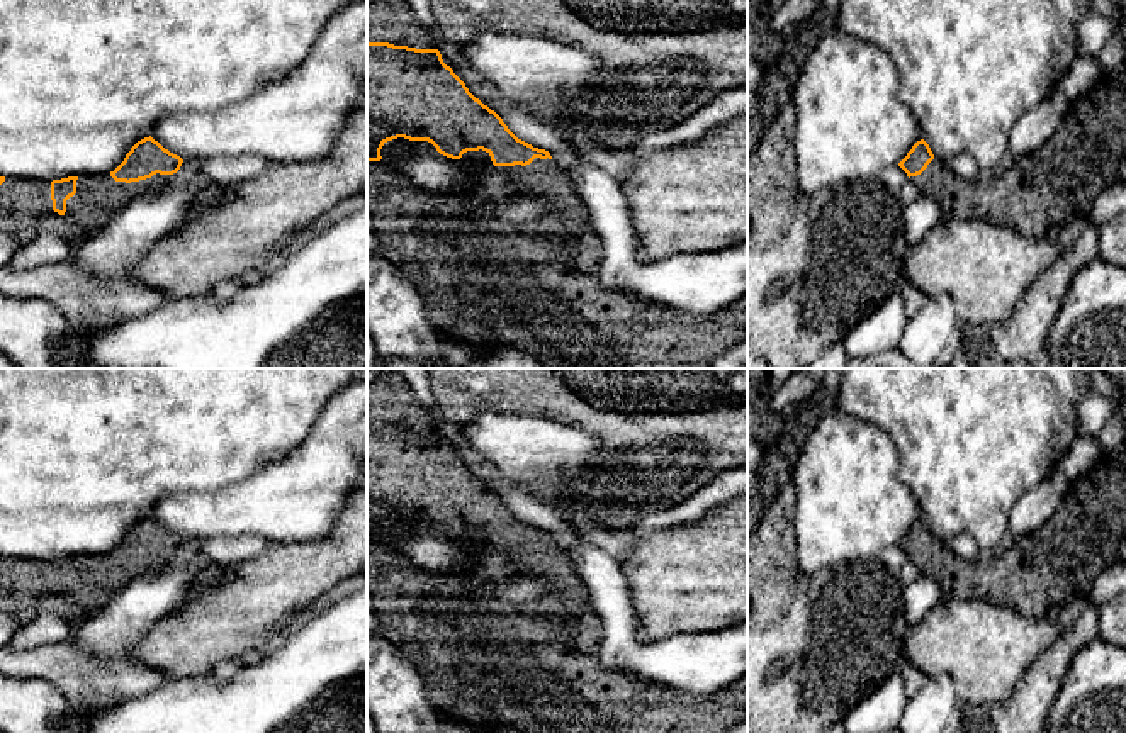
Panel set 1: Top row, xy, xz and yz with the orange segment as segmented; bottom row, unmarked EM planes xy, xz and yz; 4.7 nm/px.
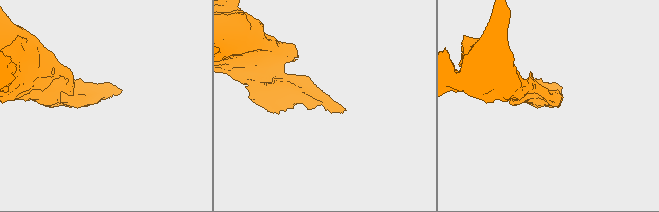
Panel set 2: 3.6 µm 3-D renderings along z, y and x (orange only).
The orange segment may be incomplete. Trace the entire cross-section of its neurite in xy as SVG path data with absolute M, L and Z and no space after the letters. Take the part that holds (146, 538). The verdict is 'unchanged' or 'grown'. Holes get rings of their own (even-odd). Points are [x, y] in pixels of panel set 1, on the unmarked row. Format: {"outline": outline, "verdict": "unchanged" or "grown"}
{"outline": "M149 516L138 521L124 541L110 553L68 557L53 562L0 557L0 607L5 611L24 611L36 599L68 596L76 599L83 607L83 616L88 616L107 606L132 579L148 577L166 565L182 543L180 536L170 533Z", "verdict": "grown"}

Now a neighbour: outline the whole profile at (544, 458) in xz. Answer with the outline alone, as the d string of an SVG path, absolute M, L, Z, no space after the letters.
M481 412L459 426L464 443L487 460L506 484L555 511L566 504L567 490L581 485L581 472L601 450L596 436L547 417Z

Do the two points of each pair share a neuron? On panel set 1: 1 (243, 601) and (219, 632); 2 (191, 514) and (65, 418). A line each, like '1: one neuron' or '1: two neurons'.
1: one neuron
2: two neurons

